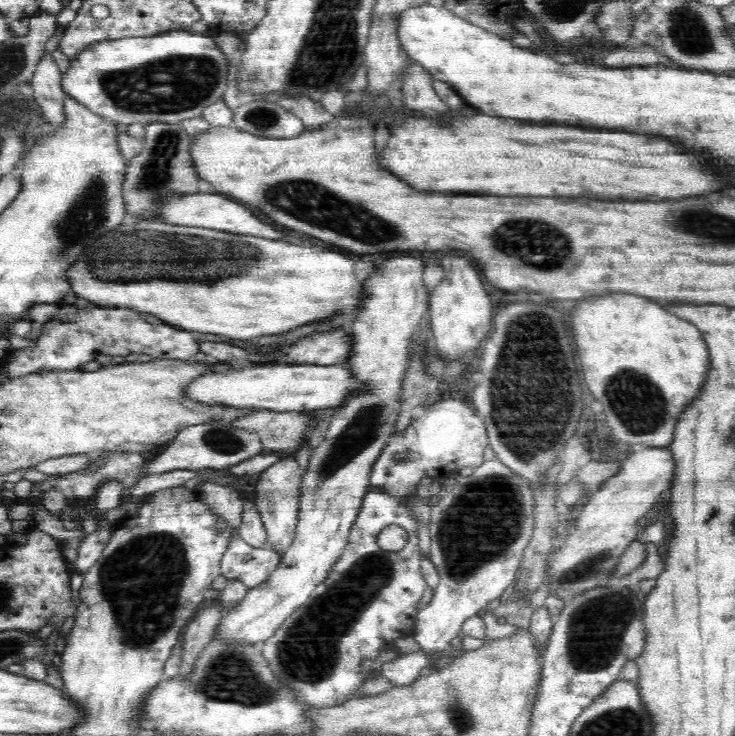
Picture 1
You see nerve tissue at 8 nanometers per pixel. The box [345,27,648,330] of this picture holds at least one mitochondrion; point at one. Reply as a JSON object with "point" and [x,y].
{"point":[520,244]}

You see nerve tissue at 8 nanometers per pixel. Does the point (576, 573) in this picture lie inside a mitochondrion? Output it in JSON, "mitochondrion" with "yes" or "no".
{"mitochondrion":"yes"}

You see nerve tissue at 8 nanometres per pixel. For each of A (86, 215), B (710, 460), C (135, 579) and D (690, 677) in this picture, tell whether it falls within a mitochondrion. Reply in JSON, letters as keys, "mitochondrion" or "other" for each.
{"A":"mitochondrion","B":"other","C":"mitochondrion","D":"other"}

